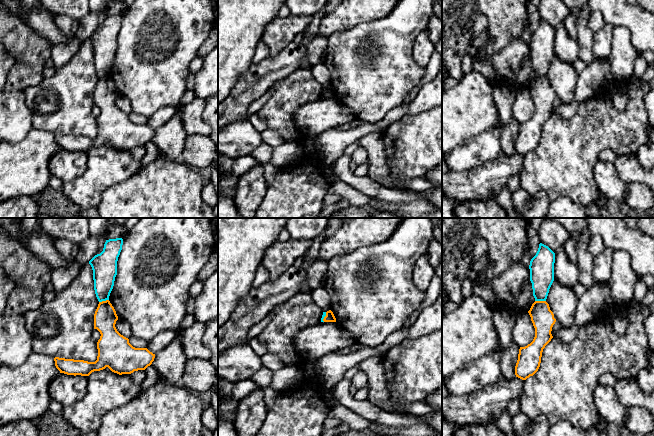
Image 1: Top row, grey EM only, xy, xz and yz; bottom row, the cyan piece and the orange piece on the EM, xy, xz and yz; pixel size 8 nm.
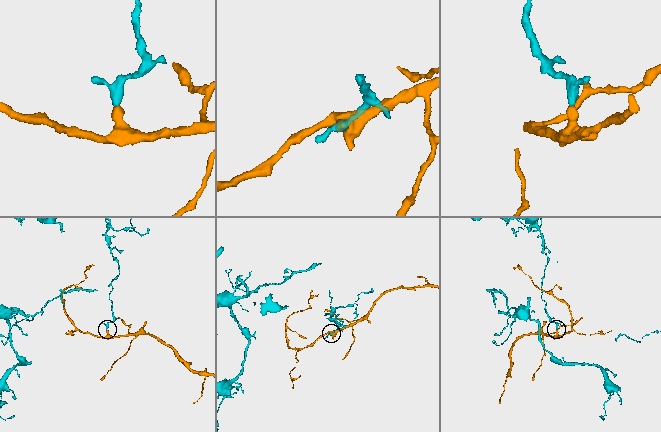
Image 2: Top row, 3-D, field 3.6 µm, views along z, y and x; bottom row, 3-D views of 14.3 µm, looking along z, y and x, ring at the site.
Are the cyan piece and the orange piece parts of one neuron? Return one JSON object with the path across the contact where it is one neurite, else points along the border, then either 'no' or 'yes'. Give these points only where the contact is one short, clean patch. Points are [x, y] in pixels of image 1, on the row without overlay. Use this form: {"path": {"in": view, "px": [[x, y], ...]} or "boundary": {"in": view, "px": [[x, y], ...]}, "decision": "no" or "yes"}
{"boundary": {"in": "yz", "px": [[535, 76], [545, 77]]}, "decision": "no"}

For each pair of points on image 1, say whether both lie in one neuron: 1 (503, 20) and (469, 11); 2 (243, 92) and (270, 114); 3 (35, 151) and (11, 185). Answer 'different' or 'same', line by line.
1: same
2: different
3: same

